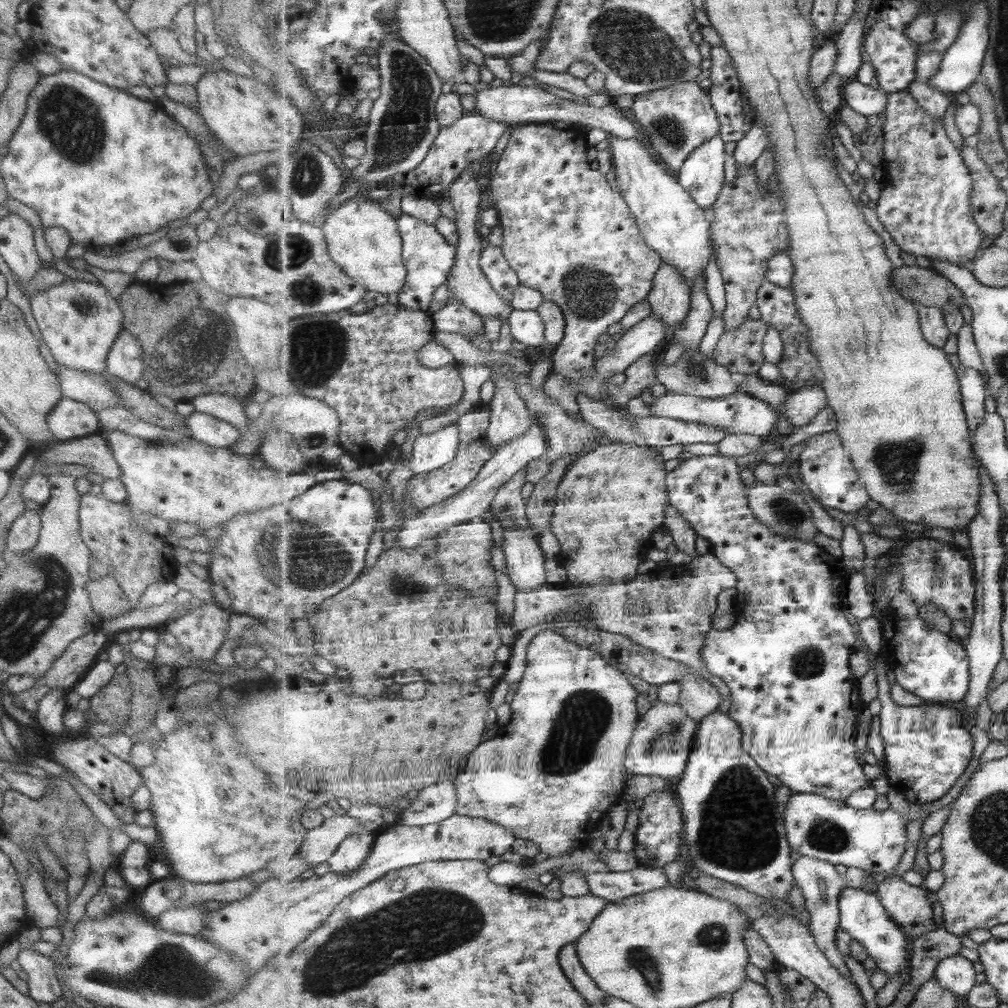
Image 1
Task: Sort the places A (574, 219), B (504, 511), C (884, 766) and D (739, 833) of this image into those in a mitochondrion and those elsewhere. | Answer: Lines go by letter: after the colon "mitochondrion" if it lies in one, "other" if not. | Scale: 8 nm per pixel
A: other
B: mitochondrion
C: other
D: mitochondrion

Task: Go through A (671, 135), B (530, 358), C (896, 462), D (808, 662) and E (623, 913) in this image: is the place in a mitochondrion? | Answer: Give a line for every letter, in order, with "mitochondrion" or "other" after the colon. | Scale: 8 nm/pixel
A: mitochondrion
B: other
C: mitochondrion
D: mitochondrion
E: other

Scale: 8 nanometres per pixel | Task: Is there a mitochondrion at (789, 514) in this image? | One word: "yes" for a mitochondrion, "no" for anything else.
yes

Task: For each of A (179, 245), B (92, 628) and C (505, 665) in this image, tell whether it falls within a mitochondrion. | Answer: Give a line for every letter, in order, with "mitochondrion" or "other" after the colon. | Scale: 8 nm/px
A: other
B: other
C: other

